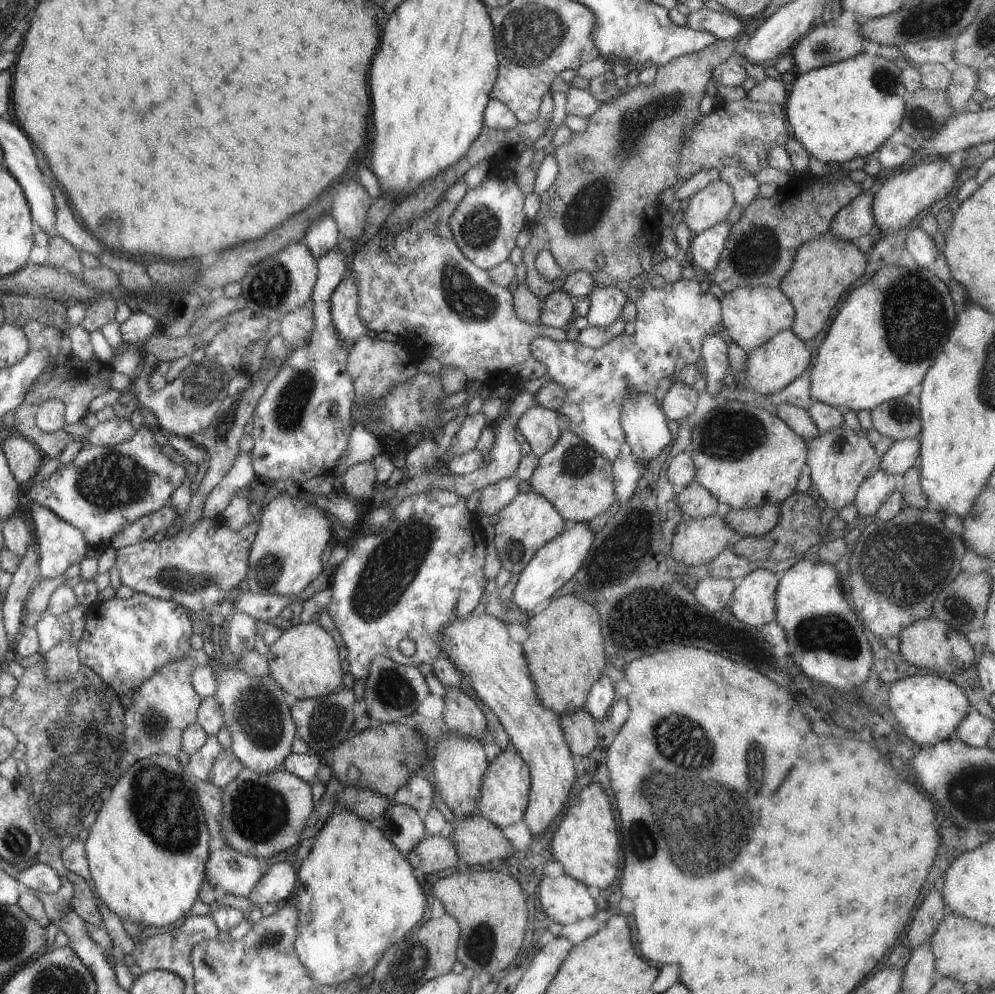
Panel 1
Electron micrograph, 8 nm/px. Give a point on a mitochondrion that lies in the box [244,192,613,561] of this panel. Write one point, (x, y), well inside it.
(465, 297)

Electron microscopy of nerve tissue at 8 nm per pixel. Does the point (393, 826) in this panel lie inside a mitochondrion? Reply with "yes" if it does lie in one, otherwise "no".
yes

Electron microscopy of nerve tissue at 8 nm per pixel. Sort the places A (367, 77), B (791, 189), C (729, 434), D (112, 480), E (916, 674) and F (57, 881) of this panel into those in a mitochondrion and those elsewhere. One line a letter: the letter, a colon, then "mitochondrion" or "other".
A: other
B: other
C: mitochondrion
D: mitochondrion
E: other
F: other

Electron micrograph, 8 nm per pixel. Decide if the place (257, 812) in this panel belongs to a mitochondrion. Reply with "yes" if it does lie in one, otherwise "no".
yes

